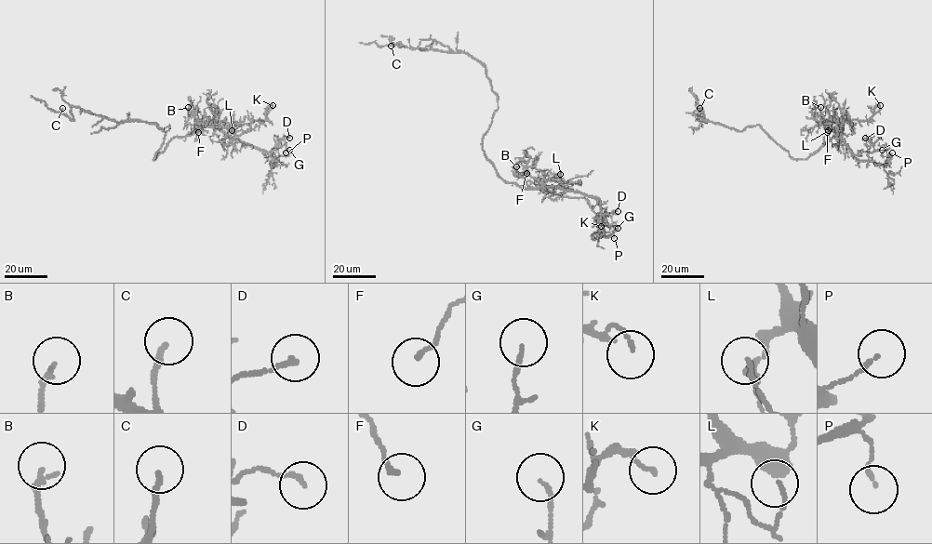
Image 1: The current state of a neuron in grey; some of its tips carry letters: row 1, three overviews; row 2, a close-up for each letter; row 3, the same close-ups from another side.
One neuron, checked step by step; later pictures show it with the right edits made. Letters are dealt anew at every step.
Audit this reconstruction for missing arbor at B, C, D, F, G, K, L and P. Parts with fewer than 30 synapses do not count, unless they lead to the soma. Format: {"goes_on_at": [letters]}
{"goes_on_at": []}

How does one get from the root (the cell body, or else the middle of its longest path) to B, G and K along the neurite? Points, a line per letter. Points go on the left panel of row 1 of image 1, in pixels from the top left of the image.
B: (157, 152), (153, 159), (173, 139), (186, 137), (201, 125), (185, 126), (188, 107)
G: (157, 152), (153, 159), (174, 138), (206, 126), (263, 150), (272, 165), (289, 150)
K: (157, 152), (153, 159), (174, 138), (193, 134), (213, 121), (242, 125), (266, 121), (266, 108), (272, 105)

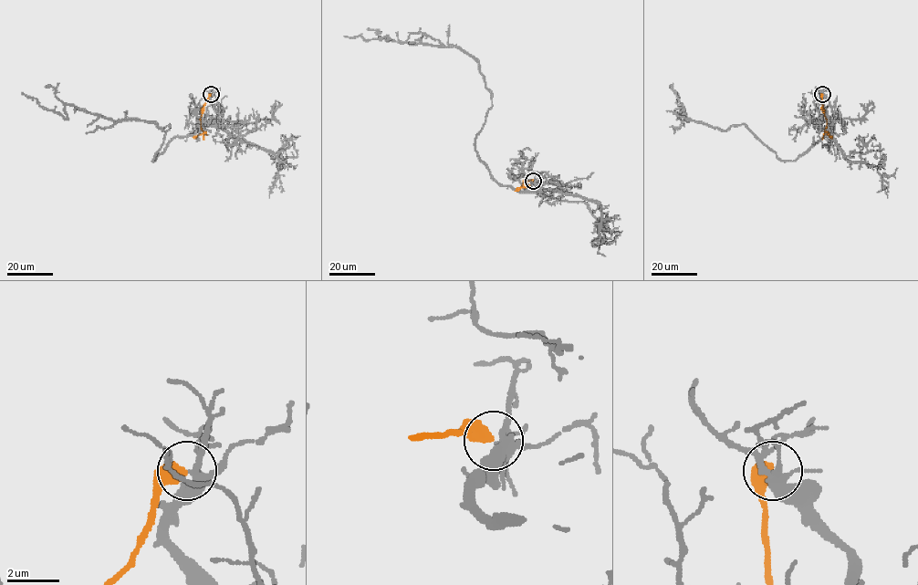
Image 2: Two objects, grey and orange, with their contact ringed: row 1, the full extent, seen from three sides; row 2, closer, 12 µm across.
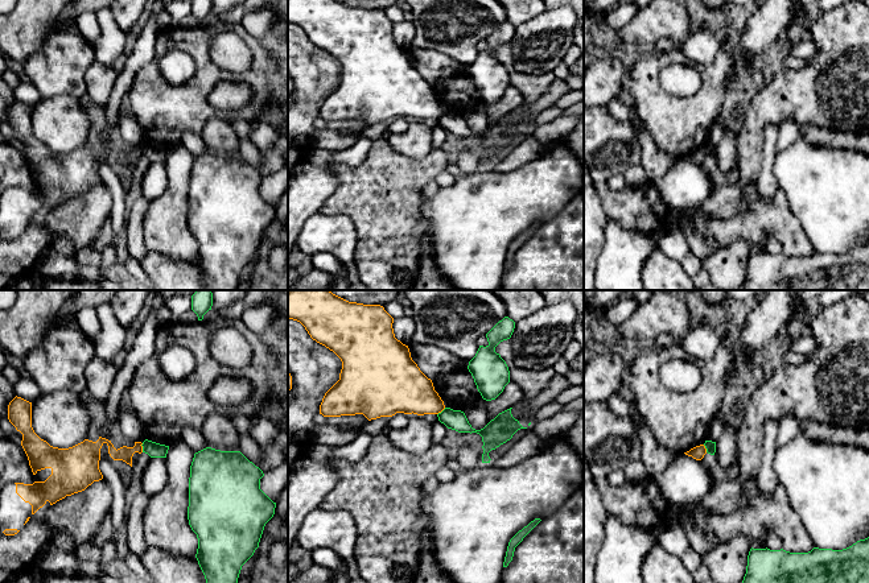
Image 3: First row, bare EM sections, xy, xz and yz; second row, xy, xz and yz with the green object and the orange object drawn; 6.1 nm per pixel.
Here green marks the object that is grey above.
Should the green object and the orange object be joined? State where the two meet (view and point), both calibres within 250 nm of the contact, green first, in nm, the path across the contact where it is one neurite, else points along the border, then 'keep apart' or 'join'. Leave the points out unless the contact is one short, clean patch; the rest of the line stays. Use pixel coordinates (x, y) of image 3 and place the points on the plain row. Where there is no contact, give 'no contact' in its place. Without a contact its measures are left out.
meets green in xy at (143, 152); 100 nm thick on the green side, 90 nm on the other; border along xy (143, 148), (141, 156); keep apart

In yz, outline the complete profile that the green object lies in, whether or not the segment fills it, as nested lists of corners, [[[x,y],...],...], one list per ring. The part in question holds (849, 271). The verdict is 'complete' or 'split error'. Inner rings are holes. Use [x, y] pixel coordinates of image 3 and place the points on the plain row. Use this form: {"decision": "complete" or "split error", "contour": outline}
{"decision": "complete", "contour": [[[869,241],[843,255],[814,252],[808,257],[750,253],[744,290],[869,290]]]}

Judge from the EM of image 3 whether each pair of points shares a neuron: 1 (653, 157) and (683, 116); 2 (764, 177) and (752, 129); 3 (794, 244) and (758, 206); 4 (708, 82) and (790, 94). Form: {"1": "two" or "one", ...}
{"1": "two", "2": "two", "3": "one", "4": "two"}

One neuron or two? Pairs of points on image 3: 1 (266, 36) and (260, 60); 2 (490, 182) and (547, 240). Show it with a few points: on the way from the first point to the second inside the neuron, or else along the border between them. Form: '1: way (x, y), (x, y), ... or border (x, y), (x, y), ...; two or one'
1: border (247, 32), (264, 48), (274, 61); two
2: border (565, 205), (542, 224); two

